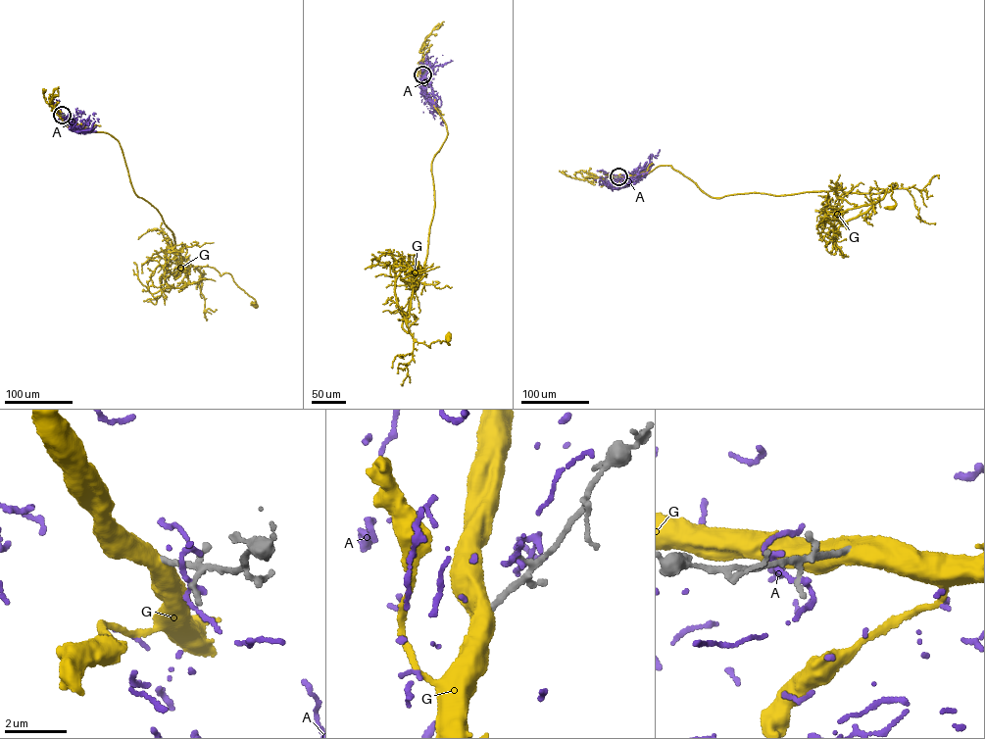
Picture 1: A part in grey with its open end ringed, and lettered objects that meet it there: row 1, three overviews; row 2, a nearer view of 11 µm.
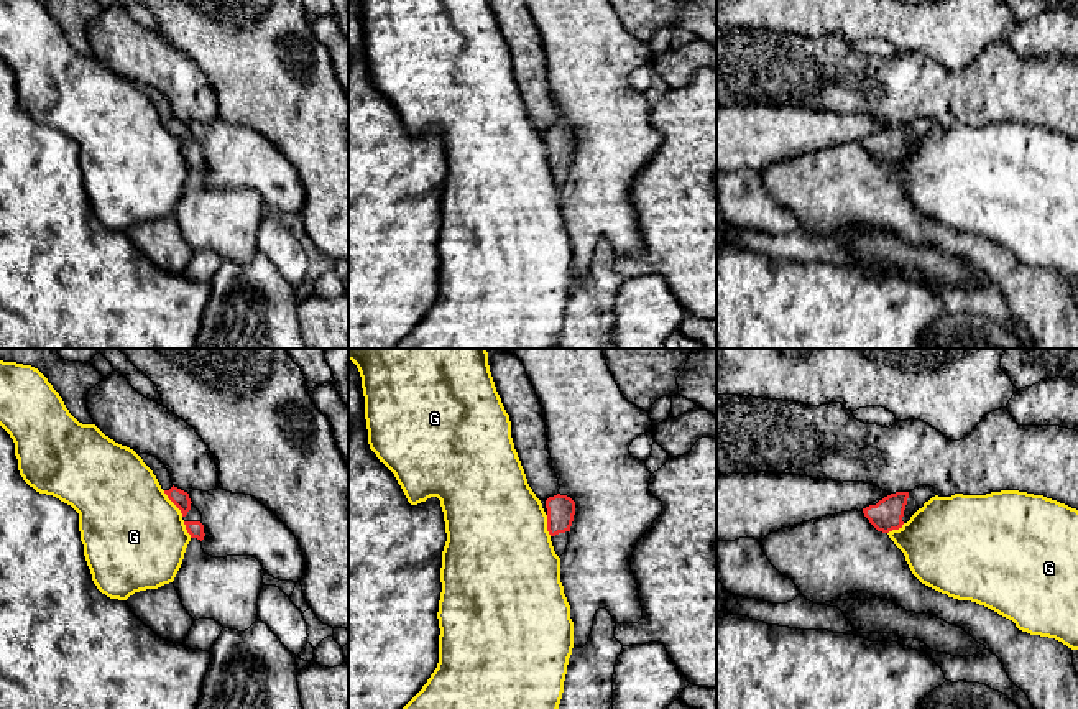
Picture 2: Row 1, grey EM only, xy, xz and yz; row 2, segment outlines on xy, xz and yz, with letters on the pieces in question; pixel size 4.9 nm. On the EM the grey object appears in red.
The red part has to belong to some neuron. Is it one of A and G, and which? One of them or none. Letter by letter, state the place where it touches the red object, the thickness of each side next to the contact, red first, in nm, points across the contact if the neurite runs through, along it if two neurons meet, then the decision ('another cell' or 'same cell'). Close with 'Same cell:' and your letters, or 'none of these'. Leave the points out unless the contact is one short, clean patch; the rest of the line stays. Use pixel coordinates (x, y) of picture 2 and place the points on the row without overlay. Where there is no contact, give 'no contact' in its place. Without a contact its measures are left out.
A: no contact; another cell
G: meets red in xy at (173, 134); 80 nm thick on the red side, 500 nm on the other; border along xy (163, 122), (183, 147); another cell
Same cell: none of these

